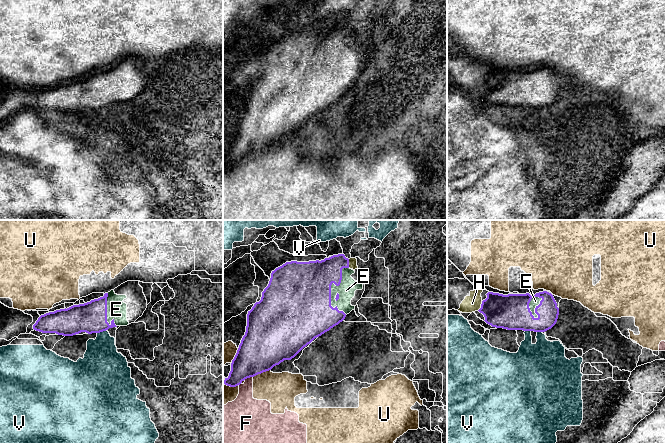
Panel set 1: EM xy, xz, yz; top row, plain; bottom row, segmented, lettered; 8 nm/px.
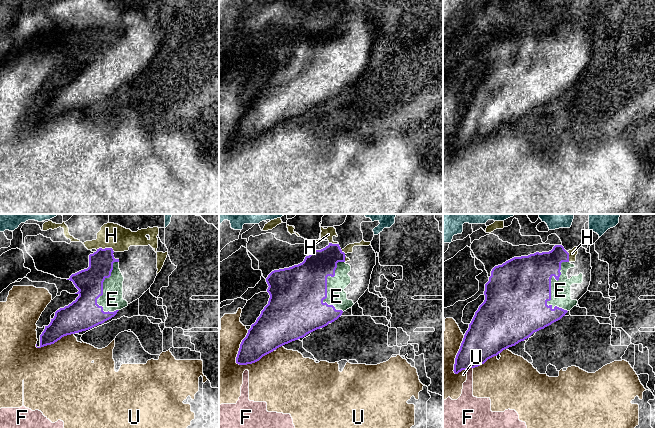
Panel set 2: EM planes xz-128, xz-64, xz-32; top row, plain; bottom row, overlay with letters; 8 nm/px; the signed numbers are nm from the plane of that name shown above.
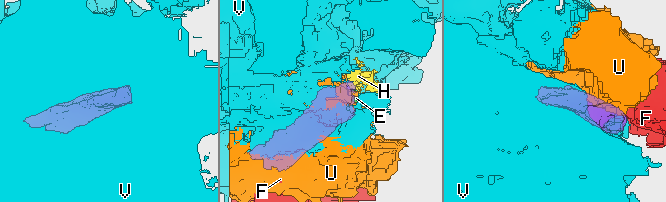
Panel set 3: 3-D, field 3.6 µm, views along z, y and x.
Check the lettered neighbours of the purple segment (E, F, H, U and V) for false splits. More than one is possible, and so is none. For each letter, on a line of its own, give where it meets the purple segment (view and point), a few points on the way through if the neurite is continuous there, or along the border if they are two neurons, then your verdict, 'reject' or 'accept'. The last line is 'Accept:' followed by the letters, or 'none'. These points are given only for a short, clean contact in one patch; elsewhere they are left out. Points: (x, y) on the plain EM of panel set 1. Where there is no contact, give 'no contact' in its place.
E: contact xz (330, 64); accept
F: contact xz (248, 153); reject
H: contact yz (481, 82); accept
U: contact xz (261, 148); reject
V: contact xy (101, 107); reject
Accept: E, H

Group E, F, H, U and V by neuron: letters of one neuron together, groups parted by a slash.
E H / F U V

